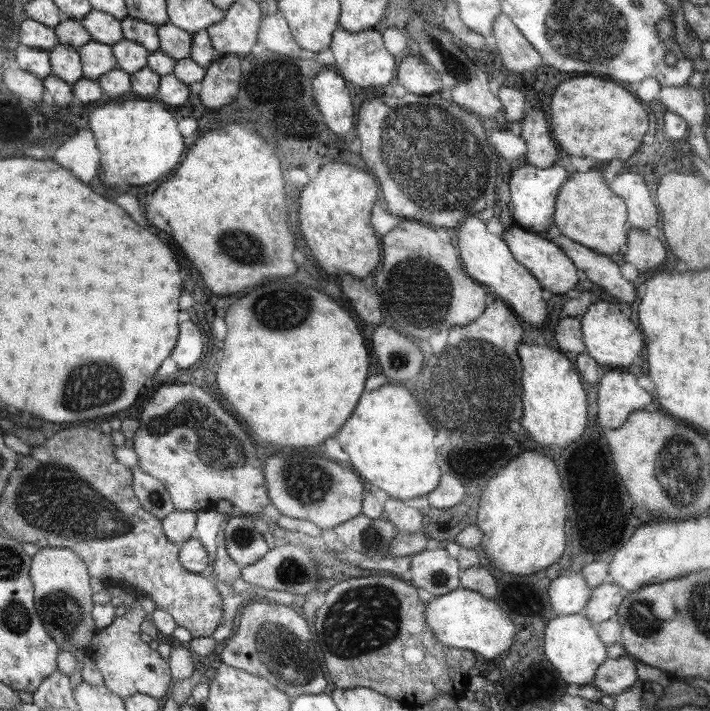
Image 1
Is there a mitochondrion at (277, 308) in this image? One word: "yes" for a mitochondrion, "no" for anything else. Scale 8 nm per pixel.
yes

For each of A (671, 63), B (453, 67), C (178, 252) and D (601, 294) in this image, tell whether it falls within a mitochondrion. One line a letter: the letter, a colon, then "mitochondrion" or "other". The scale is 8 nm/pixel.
A: other
B: mitochondrion
C: other
D: other

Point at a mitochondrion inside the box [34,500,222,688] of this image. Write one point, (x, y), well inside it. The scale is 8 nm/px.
(62, 613)

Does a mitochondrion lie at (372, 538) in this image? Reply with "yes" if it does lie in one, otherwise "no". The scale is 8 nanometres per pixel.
yes

